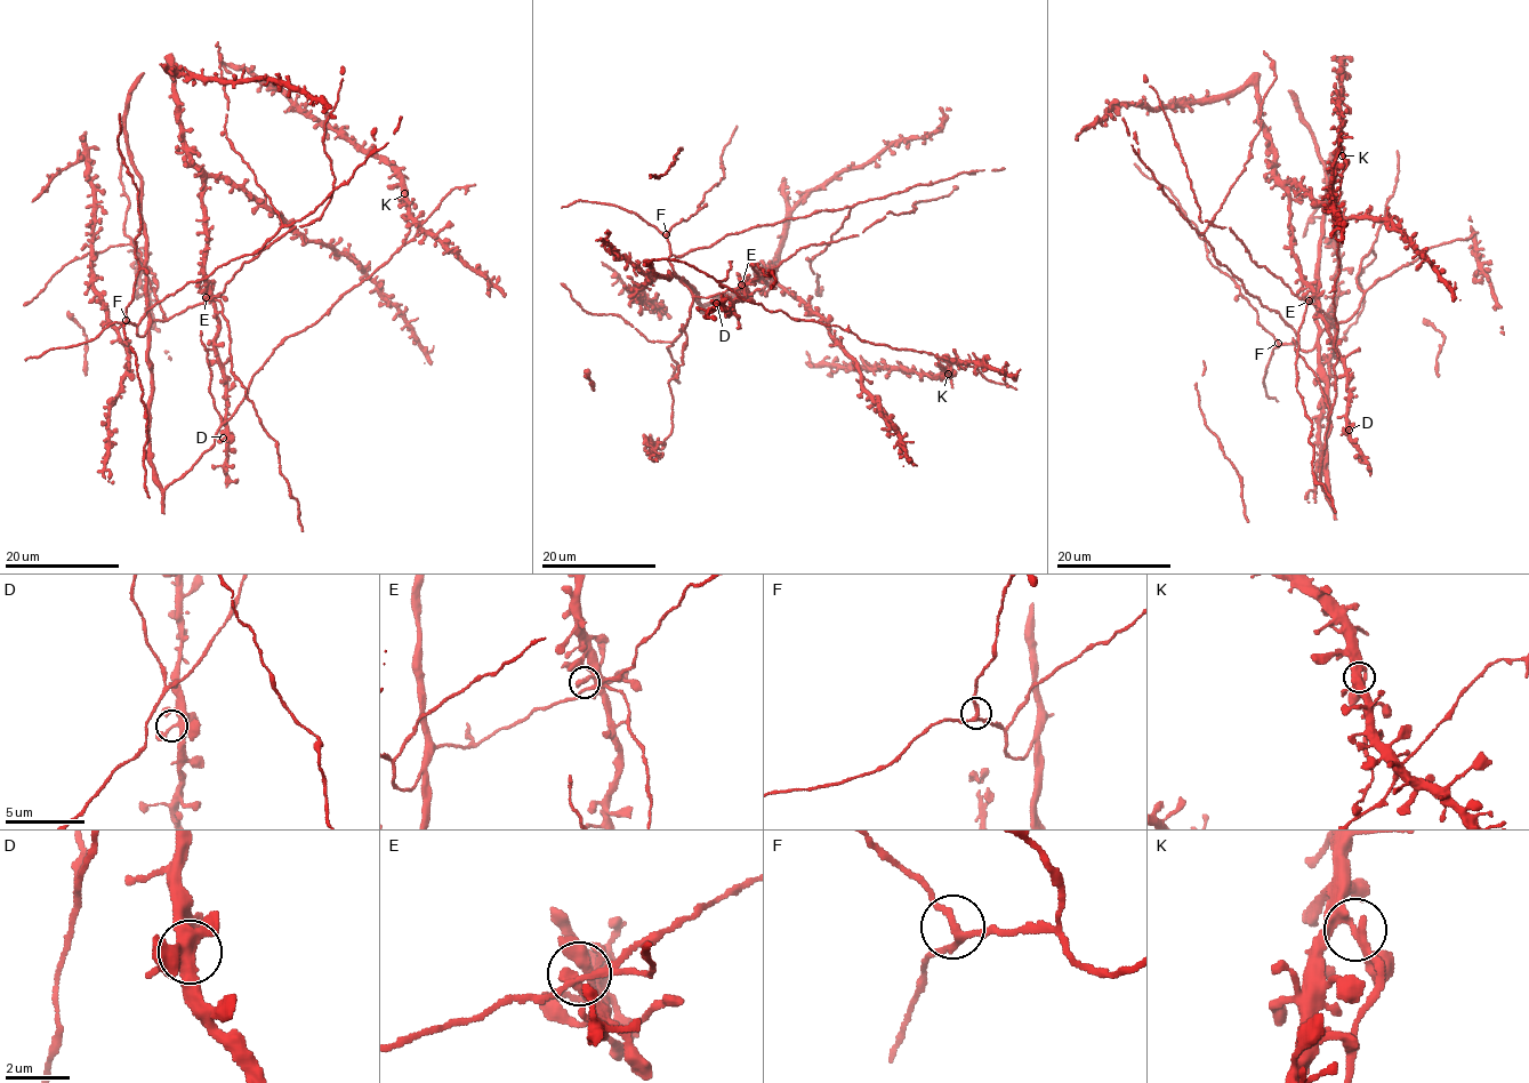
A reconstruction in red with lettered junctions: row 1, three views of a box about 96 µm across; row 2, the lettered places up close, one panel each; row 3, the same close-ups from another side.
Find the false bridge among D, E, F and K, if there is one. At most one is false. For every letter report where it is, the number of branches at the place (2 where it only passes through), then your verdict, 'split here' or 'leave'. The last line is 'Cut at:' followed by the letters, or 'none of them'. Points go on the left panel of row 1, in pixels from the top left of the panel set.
D: (223, 438) | 3 | leave
E: (206, 297) | 3 | leave
F: (126, 320) | 3 | leave
K: (404, 193) | 3 | split here
Cut at: K

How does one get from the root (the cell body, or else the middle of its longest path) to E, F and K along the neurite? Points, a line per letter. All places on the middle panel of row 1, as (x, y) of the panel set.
E: (656, 272), (670, 280), (674, 275), (695, 296), (703, 297), (741, 285)
F: (656, 272), (670, 280), (672, 274), (676, 275), (668, 259), (666, 234)
K: (656, 272), (644, 261), (681, 261), (767, 310), (838, 326), (871, 343), (931, 353), (948, 374)

